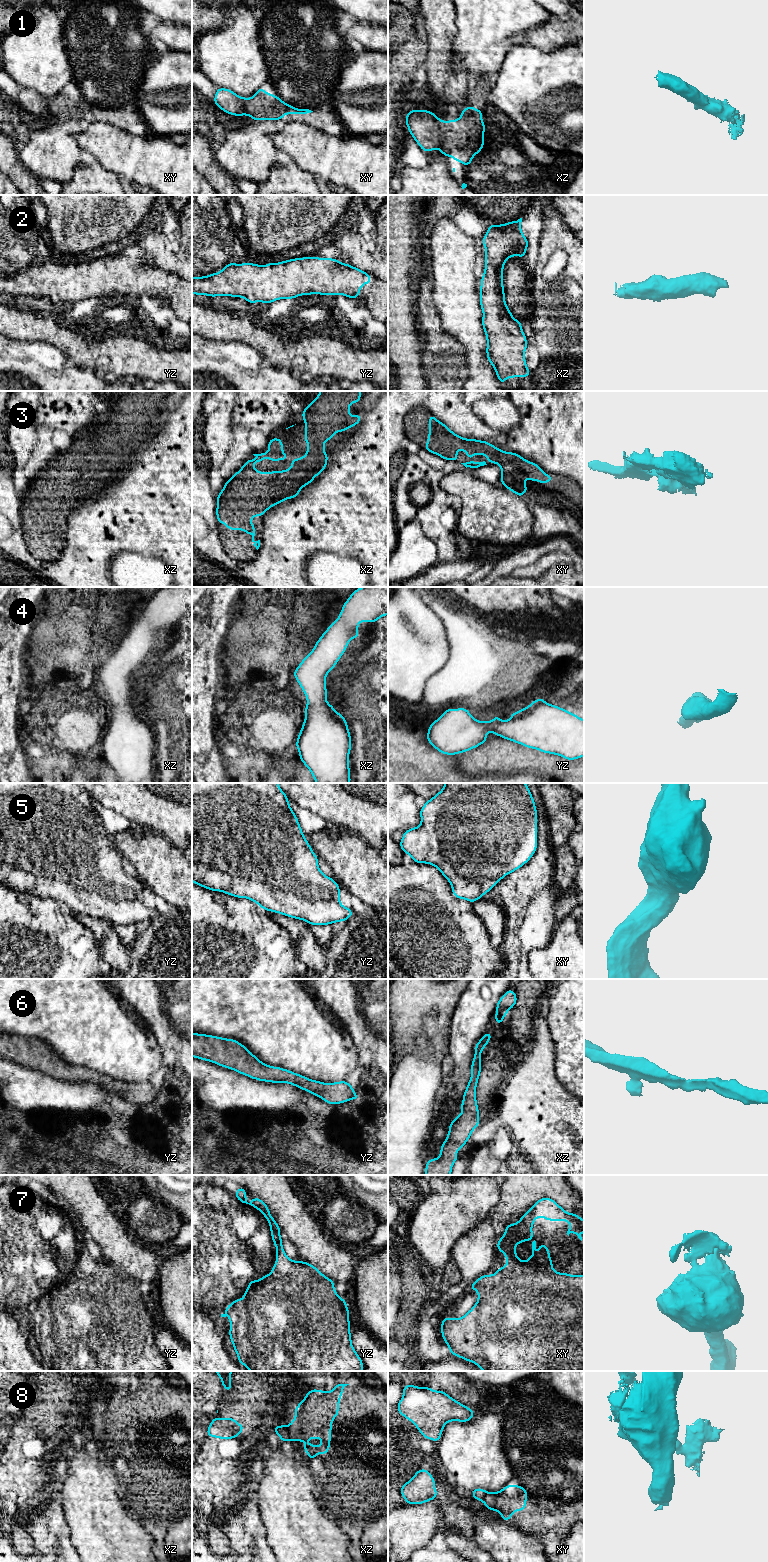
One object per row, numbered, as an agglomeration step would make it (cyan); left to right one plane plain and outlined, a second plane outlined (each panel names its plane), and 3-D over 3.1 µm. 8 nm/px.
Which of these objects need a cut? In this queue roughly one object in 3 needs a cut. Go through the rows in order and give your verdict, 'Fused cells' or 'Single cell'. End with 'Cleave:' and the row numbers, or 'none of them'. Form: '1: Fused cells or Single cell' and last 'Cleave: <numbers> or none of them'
1: Single cell
2: Single cell
3: Single cell
4: Single cell
5: Single cell
6: Single cell
7: Single cell
8: Fused cells
Cleave: 8

